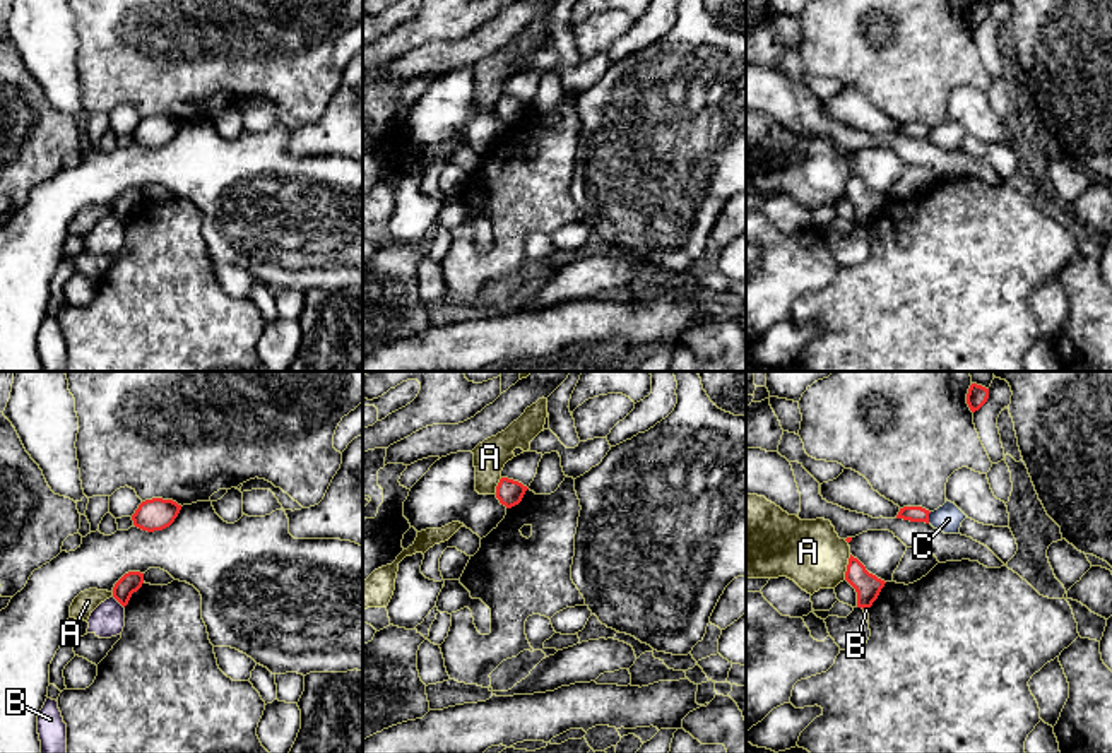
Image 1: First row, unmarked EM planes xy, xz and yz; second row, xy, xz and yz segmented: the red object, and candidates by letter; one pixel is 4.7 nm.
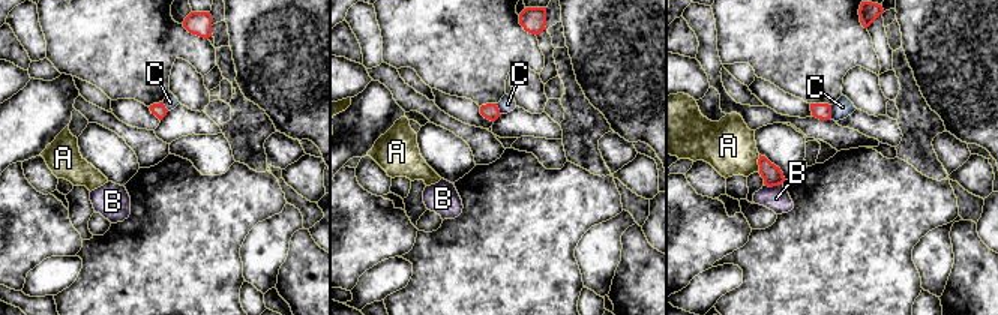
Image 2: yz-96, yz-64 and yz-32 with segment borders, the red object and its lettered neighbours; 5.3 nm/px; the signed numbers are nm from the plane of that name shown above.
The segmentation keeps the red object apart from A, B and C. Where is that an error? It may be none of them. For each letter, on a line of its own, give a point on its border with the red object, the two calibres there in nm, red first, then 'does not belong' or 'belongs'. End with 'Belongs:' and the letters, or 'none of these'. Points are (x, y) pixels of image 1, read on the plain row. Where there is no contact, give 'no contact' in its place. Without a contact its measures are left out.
A: contact yz (847, 183); calibres 120 and 300 nm; does not belong
B: contact xy (118, 218); calibres 100 and 160 nm; does not belong
C: contact yz (928, 134); calibres 80 and 130 nm; does not belong
Belongs: none of these

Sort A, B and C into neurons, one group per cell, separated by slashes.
A / B / C

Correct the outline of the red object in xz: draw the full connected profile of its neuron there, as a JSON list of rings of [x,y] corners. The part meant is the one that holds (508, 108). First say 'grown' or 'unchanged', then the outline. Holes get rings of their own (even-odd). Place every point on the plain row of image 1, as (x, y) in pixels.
unchanged | [[[501,94],[496,103],[496,115],[500,116],[501,122],[512,125],[522,118],[527,106],[529,104],[518,98]]]

